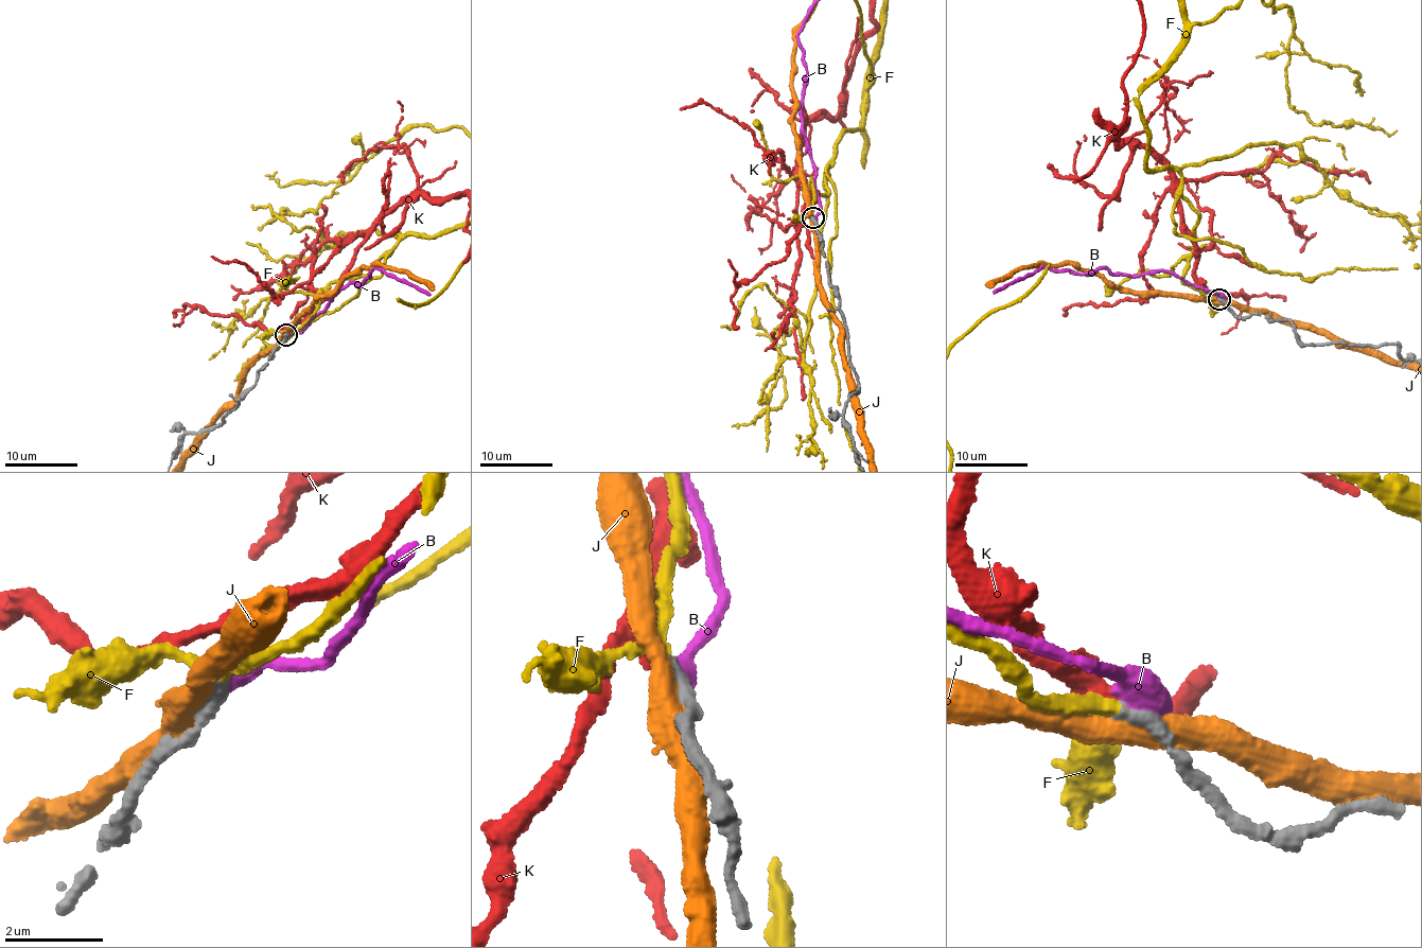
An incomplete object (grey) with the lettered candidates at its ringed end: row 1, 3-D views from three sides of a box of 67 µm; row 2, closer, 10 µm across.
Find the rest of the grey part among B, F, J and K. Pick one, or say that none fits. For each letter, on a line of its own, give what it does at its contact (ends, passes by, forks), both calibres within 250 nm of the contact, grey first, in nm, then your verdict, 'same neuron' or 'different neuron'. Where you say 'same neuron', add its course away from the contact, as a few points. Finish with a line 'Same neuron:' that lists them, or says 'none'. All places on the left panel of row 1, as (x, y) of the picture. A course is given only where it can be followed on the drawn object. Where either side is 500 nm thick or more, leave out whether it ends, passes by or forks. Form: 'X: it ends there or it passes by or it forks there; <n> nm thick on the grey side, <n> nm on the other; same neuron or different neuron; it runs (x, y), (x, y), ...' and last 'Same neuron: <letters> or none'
B: 360 nm thick on the grey side, 700 nm on the other; different neuron
F: it passes by; 320 nm thick on the grey side, 280 nm on the other; same neuron
J: it passes by; 380 nm thick on the grey side, 480 nm on the other; different neuron
K: it ends there; 340 nm thick on the grey side, 320 nm on the other; different neuron
Same neuron: F

